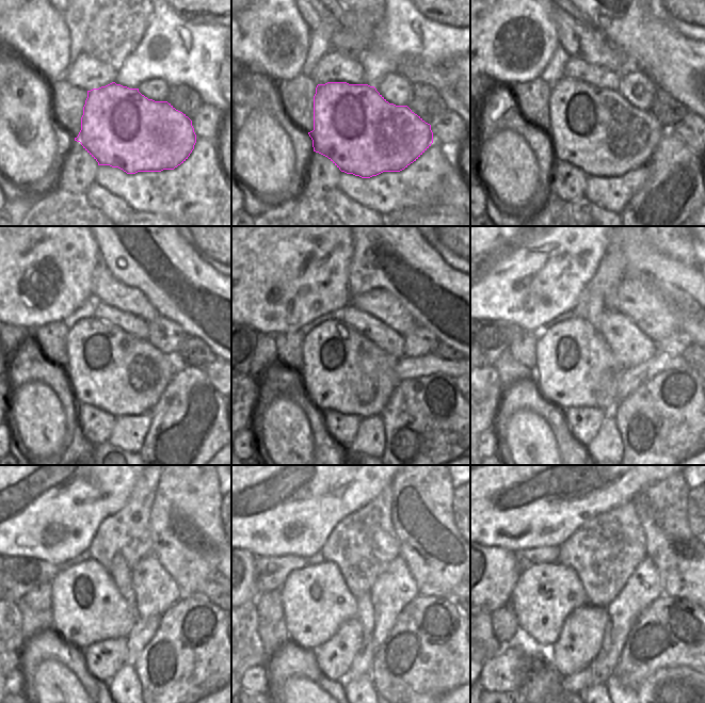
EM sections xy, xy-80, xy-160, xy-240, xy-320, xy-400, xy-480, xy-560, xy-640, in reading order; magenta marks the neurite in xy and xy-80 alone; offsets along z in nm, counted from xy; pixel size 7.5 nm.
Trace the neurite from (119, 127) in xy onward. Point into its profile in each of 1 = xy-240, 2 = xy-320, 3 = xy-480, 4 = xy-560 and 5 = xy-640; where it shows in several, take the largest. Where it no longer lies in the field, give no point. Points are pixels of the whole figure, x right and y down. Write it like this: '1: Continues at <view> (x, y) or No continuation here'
1: Continues at xy-240 (110, 369)
2: Continues at xy-320 (342, 370)
3: Continues at xy-480 (86, 607)
4: Continues at xy-560 (317, 602)
5: Continues at xy-640 (544, 595).

